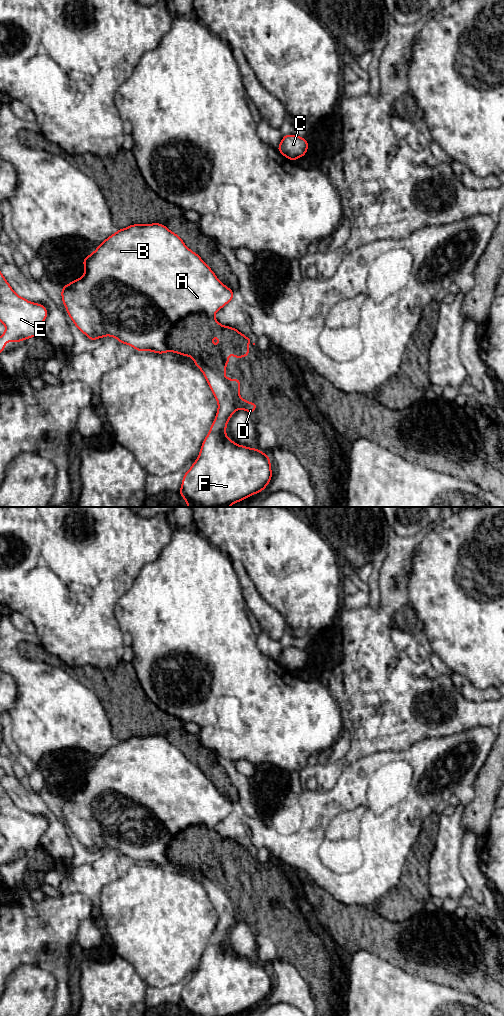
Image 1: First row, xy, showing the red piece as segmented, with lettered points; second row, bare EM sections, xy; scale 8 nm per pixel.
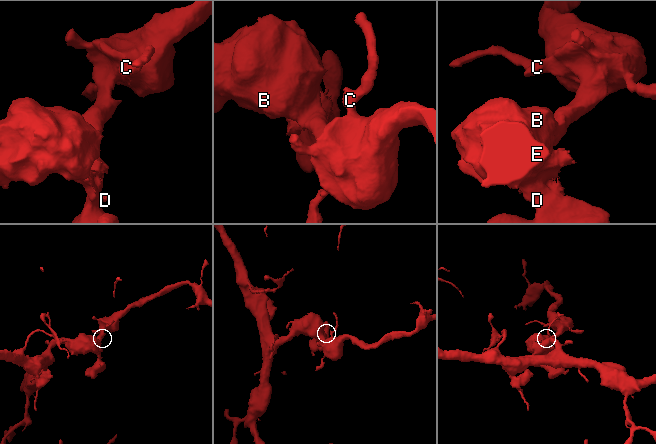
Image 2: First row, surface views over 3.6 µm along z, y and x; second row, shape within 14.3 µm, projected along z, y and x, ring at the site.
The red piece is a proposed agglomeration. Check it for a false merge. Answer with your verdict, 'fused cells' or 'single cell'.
fused cells

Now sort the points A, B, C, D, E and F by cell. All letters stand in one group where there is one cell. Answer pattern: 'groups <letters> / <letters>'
groups A B C E F / D

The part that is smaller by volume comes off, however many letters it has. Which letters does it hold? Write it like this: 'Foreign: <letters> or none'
Foreign: D

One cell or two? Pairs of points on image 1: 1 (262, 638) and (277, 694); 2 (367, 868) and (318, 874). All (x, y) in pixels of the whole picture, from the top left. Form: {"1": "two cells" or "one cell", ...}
{"1": "two cells", "2": "one cell"}

